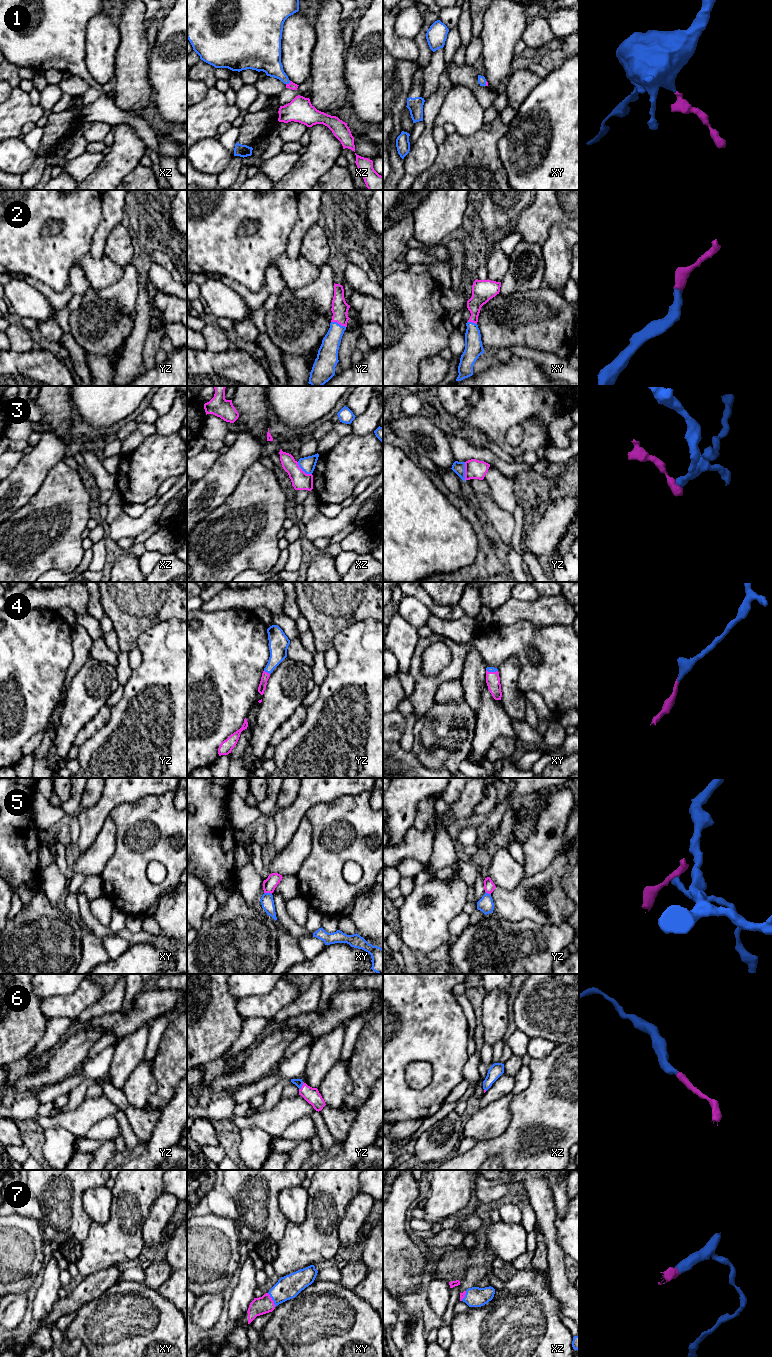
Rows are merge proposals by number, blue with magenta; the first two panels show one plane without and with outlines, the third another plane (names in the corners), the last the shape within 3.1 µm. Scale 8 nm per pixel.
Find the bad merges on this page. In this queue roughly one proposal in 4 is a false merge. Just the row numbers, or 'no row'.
3, 5

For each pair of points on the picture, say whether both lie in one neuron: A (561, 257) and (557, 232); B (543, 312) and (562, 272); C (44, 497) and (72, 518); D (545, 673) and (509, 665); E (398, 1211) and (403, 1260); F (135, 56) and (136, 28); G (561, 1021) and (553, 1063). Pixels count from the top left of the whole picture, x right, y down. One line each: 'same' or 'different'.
A: same
B: different
C: same
D: different
E: same
F: same
G: different

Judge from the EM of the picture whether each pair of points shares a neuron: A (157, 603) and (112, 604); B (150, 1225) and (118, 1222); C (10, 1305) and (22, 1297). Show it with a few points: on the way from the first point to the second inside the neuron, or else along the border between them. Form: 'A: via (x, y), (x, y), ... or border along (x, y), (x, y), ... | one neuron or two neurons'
A: via (146, 603), (123, 603) | one neuron
B: border along (154, 1203), (143, 1226), (144, 1244) | two neurons
C: via (13, 1305), (19, 1300) | one neuron

